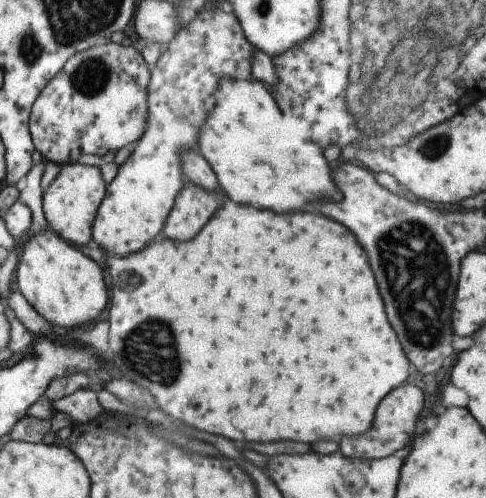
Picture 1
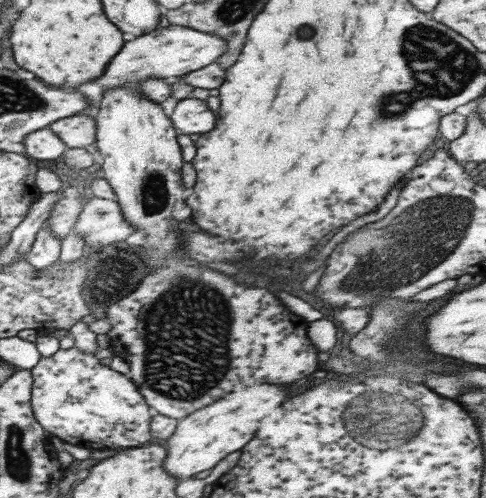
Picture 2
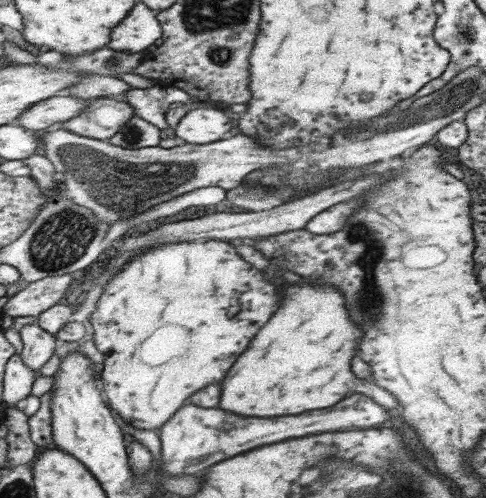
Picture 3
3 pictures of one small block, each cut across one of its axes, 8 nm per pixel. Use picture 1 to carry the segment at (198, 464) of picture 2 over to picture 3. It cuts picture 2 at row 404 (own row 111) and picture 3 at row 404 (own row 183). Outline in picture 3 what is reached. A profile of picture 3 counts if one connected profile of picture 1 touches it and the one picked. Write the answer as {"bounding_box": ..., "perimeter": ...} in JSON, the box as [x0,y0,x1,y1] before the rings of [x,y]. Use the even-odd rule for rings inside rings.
{"bounding_box":[219,280,401,422],"perimeter":[[[303,280],[301,286],[287,286],[283,304],[227,370],[221,382],[219,408],[237,416],[291,416],[305,410],[327,408],[345,394],[359,392],[385,408],[391,420],[397,418],[401,422],[401,406],[395,398],[375,388],[373,382],[363,382],[349,372],[349,358],[355,354],[359,336],[359,328],[347,318],[343,296],[339,296],[335,288],[313,286],[313,282],[307,280]]]}

